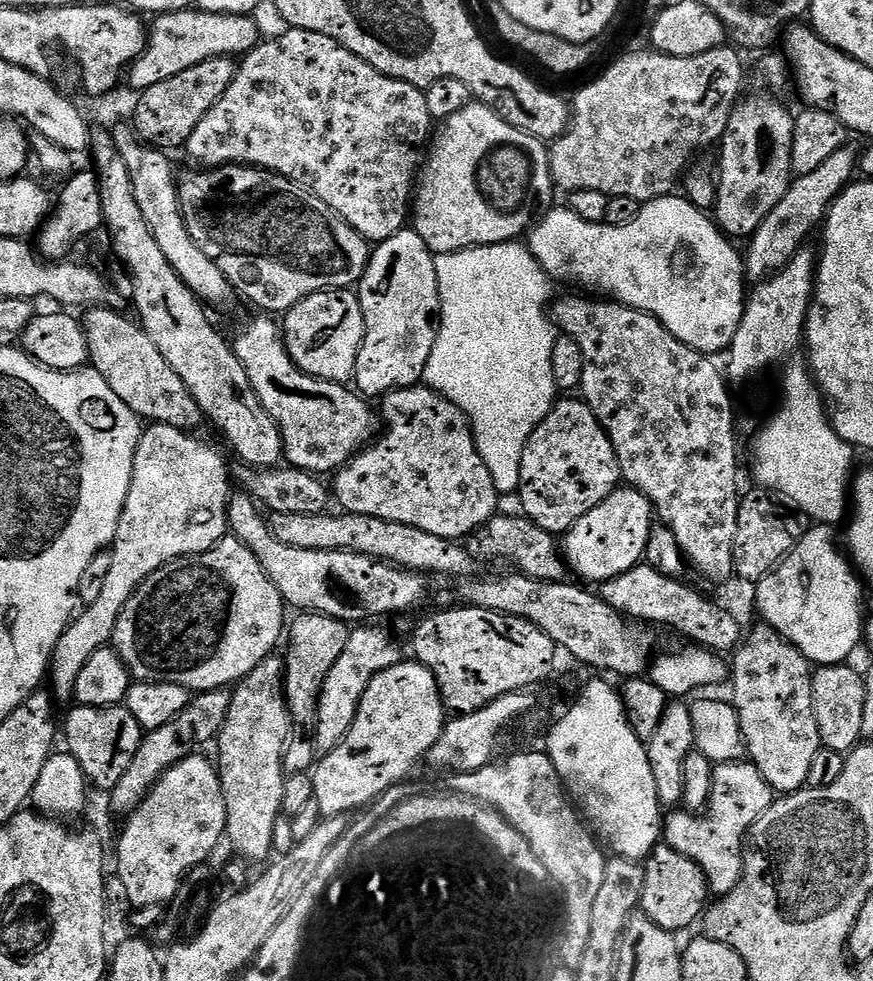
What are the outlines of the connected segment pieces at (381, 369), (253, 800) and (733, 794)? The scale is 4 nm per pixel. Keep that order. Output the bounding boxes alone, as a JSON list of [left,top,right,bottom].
[[355,230,440,398],[218,655,292,860],[662,762,774,897]]

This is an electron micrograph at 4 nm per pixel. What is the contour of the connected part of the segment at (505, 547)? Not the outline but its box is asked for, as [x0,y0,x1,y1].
[470,514,566,581]

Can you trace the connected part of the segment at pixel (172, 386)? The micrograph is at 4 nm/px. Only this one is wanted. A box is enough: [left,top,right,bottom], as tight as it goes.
[82,307,205,432]

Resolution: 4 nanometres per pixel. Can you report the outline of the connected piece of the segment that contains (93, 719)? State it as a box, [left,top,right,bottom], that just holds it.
[62,706,145,790]

